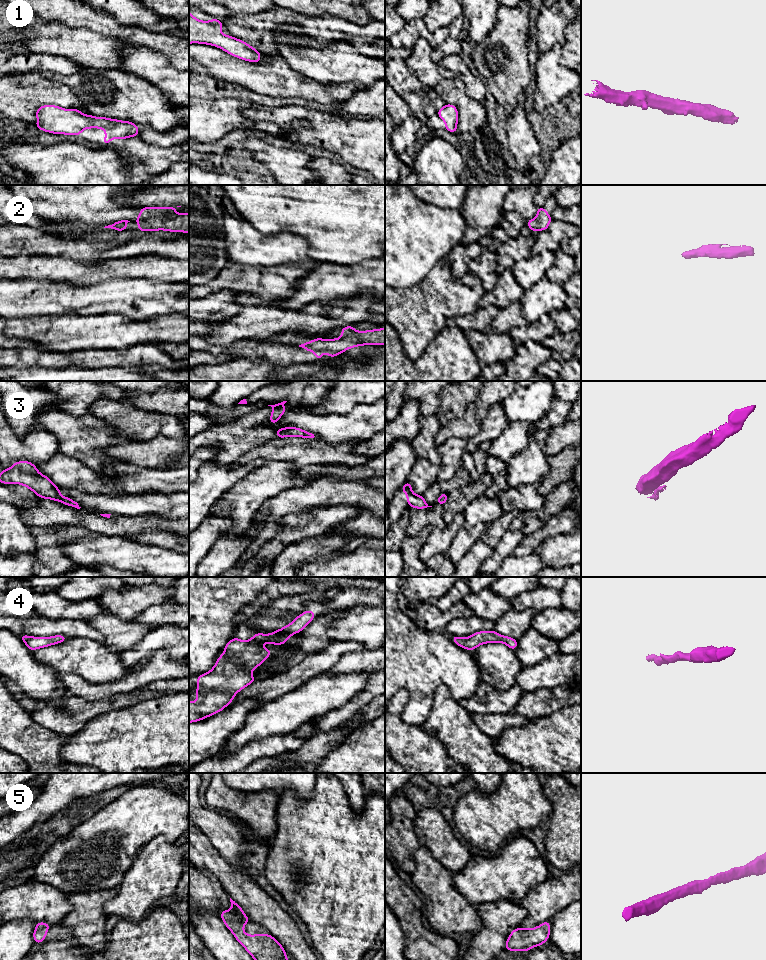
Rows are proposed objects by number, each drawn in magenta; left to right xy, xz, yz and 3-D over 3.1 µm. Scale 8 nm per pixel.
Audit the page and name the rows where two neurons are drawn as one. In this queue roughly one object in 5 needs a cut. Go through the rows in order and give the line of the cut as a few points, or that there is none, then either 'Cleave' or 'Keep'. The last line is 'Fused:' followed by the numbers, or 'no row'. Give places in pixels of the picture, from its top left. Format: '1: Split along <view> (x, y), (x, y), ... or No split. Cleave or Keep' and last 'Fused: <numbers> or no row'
1: No split. Keep
2: No split. Keep
3: Split along xz (276, 421), (271, 422). Cleave
4: No split. Keep
5: No split. Keep
Fused: 3

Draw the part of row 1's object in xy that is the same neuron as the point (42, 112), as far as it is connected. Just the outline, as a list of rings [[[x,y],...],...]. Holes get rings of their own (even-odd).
[[[49,104],[36,110],[36,118],[37,129],[53,134],[80,136],[85,129],[104,129],[104,145],[109,144],[112,139],[126,139],[138,136],[139,133],[139,127],[130,121],[84,115],[78,109],[64,109]]]

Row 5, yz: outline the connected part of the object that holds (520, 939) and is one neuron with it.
[[[545,921],[535,928],[516,928],[507,938],[505,949],[508,951],[529,951],[544,944],[550,935],[550,922]]]

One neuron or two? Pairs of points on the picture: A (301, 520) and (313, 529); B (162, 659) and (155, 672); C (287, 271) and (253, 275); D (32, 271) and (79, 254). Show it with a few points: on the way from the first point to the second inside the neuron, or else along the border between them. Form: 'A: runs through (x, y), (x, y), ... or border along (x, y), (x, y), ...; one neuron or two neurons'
A: runs through (304, 523), (310, 526); one neuron
B: runs through (160, 662), (156, 669); one neuron
C: runs through (279, 272), (261, 276); one neuron
D: border along (43, 255), (70, 258), (89, 264); two neurons

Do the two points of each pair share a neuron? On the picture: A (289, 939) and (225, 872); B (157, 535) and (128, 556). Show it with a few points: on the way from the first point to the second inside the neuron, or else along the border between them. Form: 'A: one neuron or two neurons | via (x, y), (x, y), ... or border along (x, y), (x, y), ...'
A: one neuron | via (275, 922), (242, 889)
B: two neurons | border along (129, 538), (144, 544), (162, 545), (167, 548)

